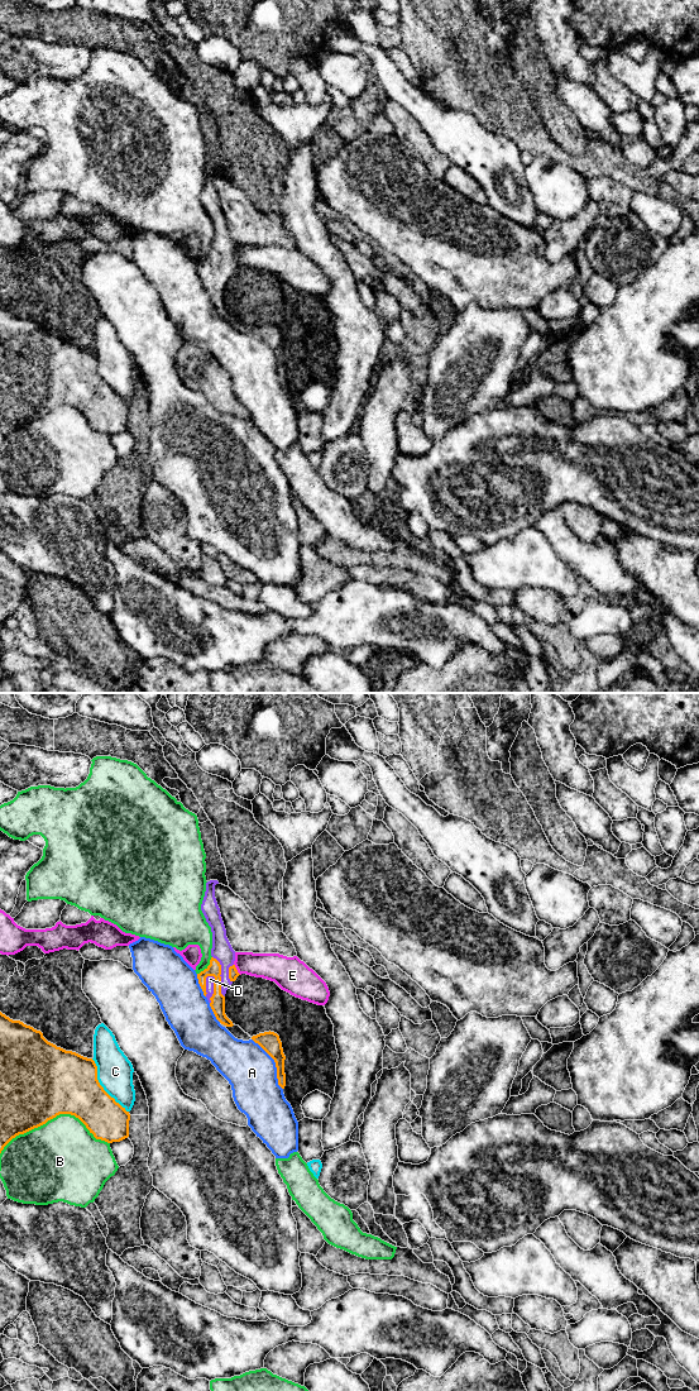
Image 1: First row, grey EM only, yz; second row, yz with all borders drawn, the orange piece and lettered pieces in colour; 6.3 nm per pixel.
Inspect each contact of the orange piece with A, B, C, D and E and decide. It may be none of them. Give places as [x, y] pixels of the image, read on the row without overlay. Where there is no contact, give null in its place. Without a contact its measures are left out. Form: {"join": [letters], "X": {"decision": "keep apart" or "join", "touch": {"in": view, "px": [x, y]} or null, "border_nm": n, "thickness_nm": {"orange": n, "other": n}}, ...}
{"join": ["D"], "A": {"decision": "keep apart", "touch": {"in": "yz", "px": [276, 355]}, "border_nm": 380, "thickness_nm": {"orange": 130, "other": 320}}, "B": {"decision": "keep apart", "touch": {"in": "yz", "px": [53, 409]}, "border_nm": 700, "thickness_nm": {"orange": 500, "other": 460}}, "C": {"decision": "keep apart", "touch": {"in": "yz", "px": [101, 378]}, "border_nm": 420, "thickness_nm": {"orange": 400, "other": 220}}, "D": {"decision": "join", "touch": {"in": "yz", "px": [214, 280]}, "border_nm": 180, "thickness_nm": {"orange": 100, "other": 50}}, "E": {"decision": "keep apart", "touch": {"in": "yz", "px": [235, 261]}, "border_nm": 80, "thickness_nm": {"orange": 60, "other": 180}}}

